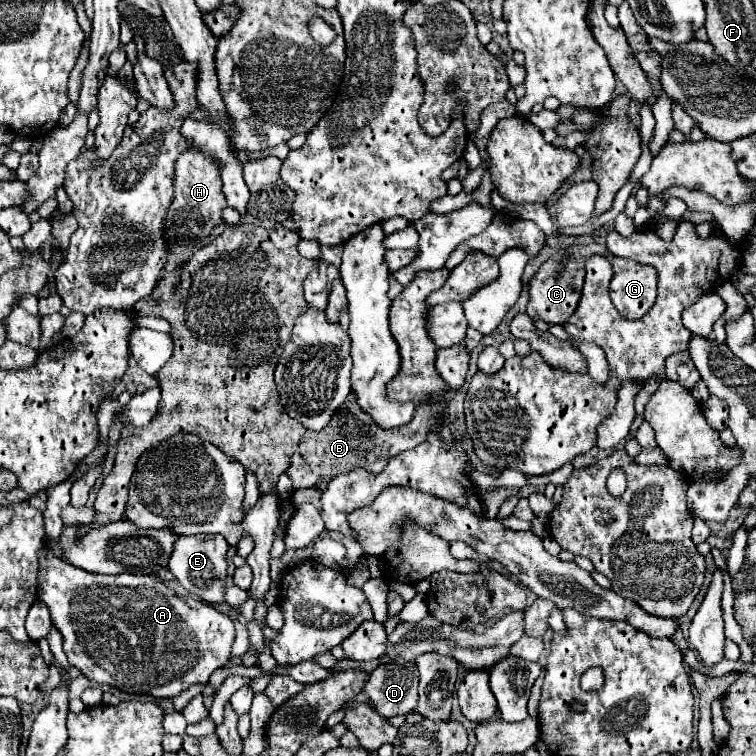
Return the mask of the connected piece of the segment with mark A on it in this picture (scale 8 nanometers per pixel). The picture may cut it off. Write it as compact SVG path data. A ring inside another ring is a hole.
M49 549L41 553L39 597L49 607L51 619L63 635L63 651L69 663L87 679L117 687L125 693L173 699L195 683L205 685L215 669L225 667L235 641L235 625L227 615L195 597L179 597L157 577L135 573L89 573L63 559L57 559Z

